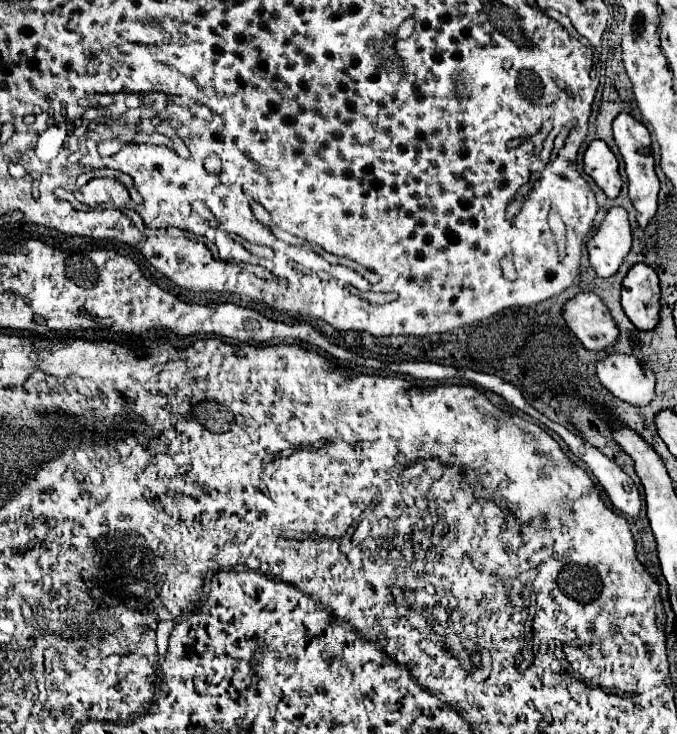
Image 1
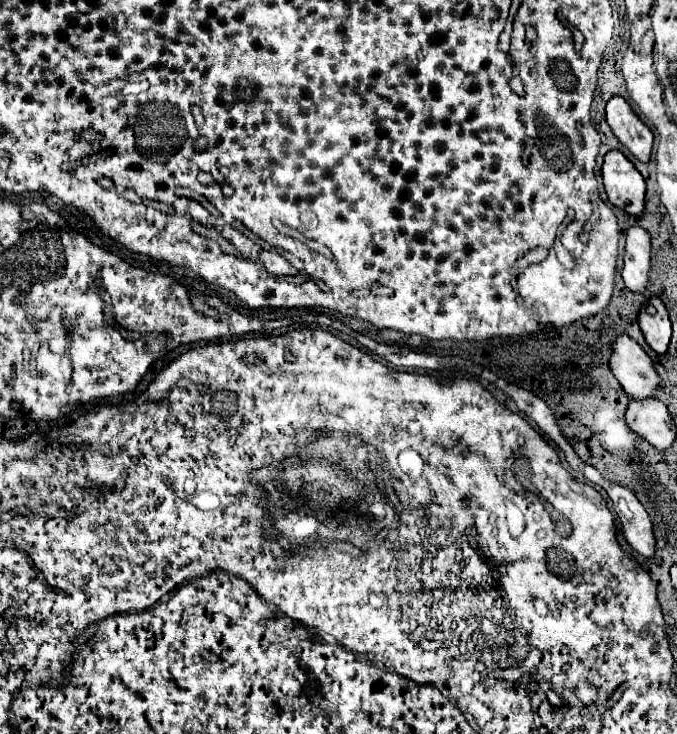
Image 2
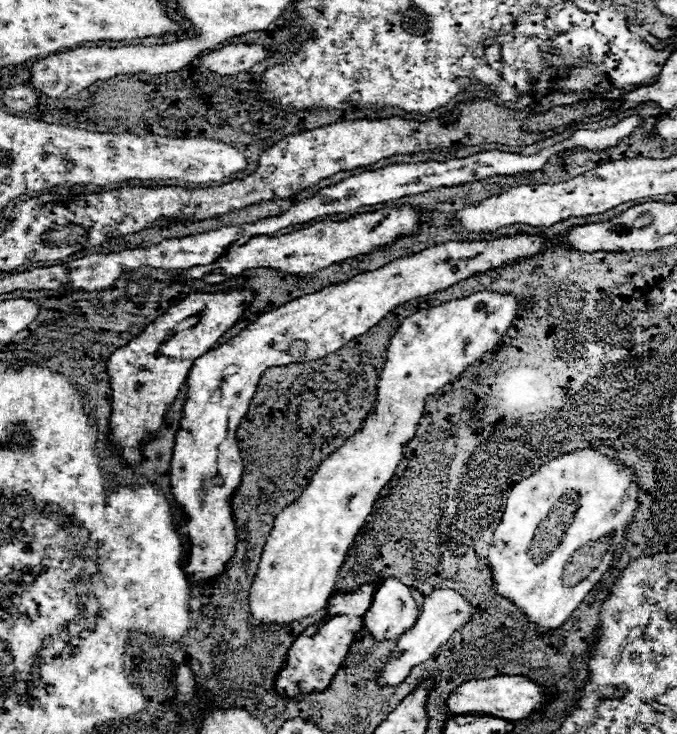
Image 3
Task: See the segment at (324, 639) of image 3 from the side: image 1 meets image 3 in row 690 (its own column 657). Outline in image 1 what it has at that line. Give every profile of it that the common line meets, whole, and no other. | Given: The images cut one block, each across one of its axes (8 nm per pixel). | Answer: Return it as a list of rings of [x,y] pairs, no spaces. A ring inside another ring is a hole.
[[[634,264],[622,280],[622,308],[638,330],[658,324],[660,286],[658,276],[648,264]]]

